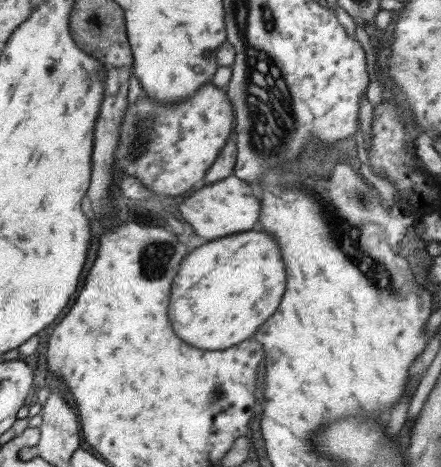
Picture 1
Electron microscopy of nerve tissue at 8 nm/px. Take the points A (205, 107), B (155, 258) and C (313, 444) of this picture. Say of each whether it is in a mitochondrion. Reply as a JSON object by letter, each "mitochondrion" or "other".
{"A":"other","B":"mitochondrion","C":"other"}

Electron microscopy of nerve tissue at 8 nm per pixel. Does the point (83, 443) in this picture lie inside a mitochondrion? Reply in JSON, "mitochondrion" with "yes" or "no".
{"mitochondrion":"no"}

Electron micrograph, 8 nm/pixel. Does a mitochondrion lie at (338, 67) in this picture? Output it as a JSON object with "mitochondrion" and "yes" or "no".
{"mitochondrion":"no"}

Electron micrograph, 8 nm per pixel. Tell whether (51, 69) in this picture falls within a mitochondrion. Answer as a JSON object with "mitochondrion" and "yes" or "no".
{"mitochondrion":"no"}

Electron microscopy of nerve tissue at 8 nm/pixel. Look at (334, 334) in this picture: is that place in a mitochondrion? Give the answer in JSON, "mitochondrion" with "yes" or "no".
{"mitochondrion":"no"}

